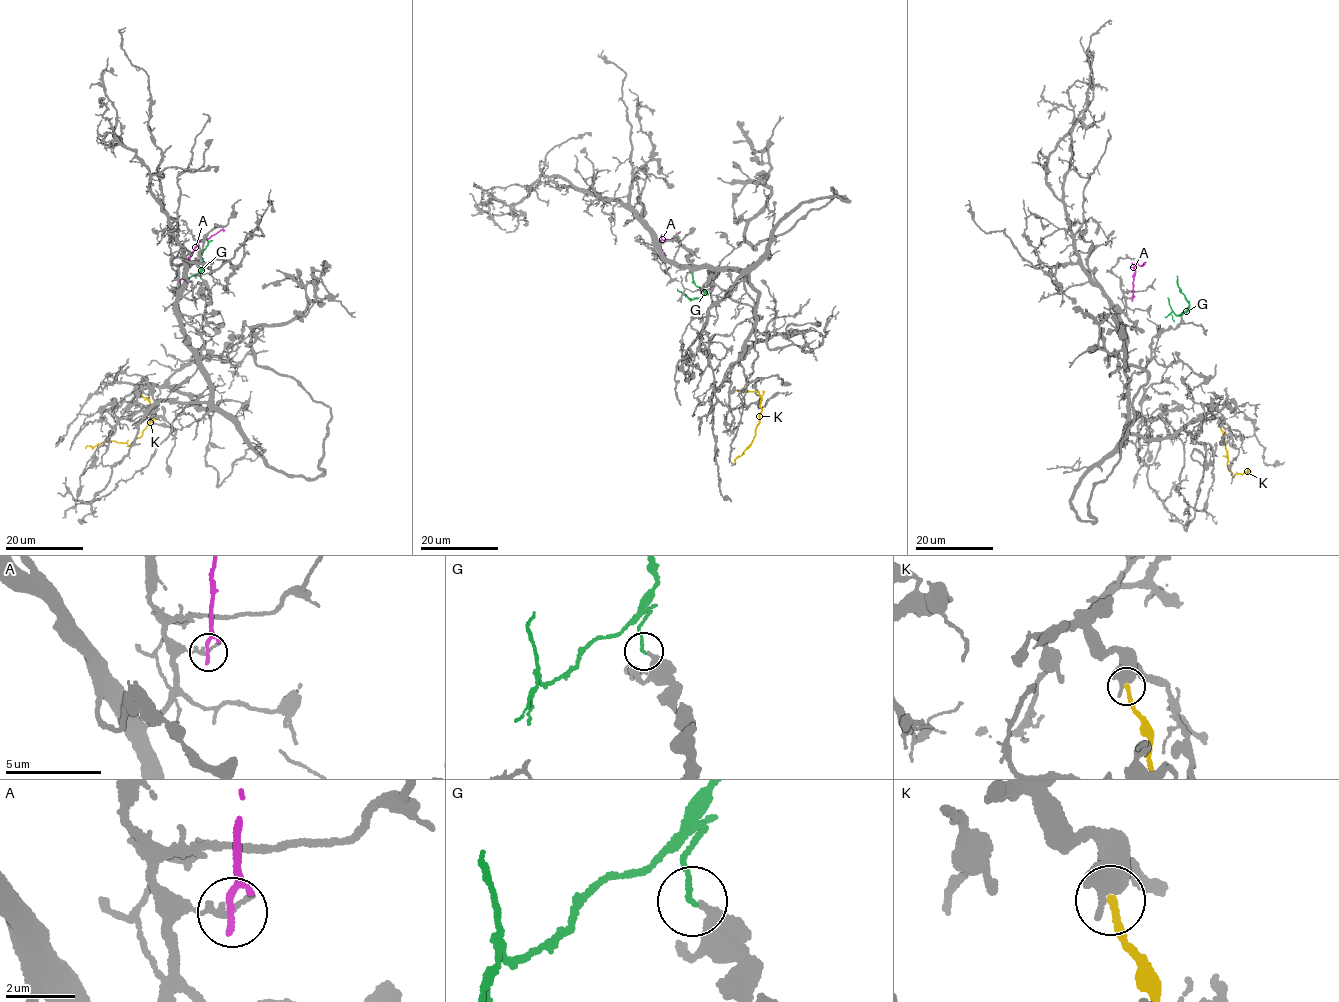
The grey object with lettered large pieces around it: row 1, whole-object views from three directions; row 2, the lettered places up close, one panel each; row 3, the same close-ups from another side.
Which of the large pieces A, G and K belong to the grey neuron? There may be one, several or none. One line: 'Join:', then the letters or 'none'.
Join: none

